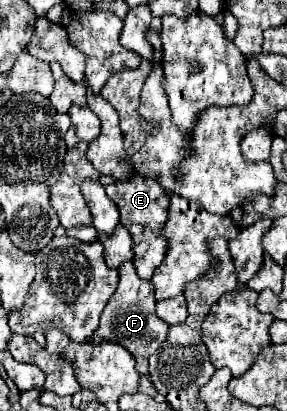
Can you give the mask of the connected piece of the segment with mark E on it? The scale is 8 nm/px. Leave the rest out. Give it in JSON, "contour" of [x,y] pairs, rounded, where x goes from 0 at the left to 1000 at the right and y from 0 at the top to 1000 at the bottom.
{"contour":[[[467,421],[453,440],[397,440],[369,455],[369,474],[411,499],[418,513],[418,543],[453,562],[467,586],[467,650],[488,674],[523,679],[544,650],[571,635],[571,620],[585,611],[585,591],[564,577],[564,552],[585,533],[585,499],[592,479],[585,465],[571,465],[551,440],[530,440],[516,431],[488,431]]]}

